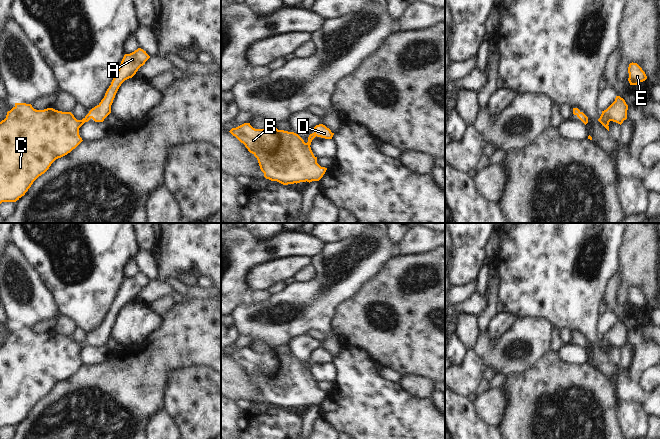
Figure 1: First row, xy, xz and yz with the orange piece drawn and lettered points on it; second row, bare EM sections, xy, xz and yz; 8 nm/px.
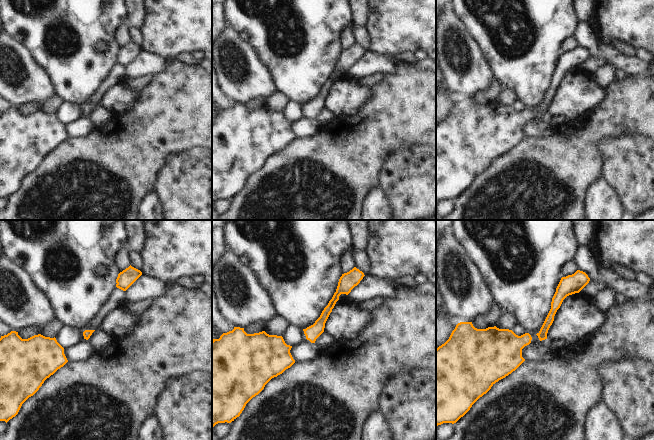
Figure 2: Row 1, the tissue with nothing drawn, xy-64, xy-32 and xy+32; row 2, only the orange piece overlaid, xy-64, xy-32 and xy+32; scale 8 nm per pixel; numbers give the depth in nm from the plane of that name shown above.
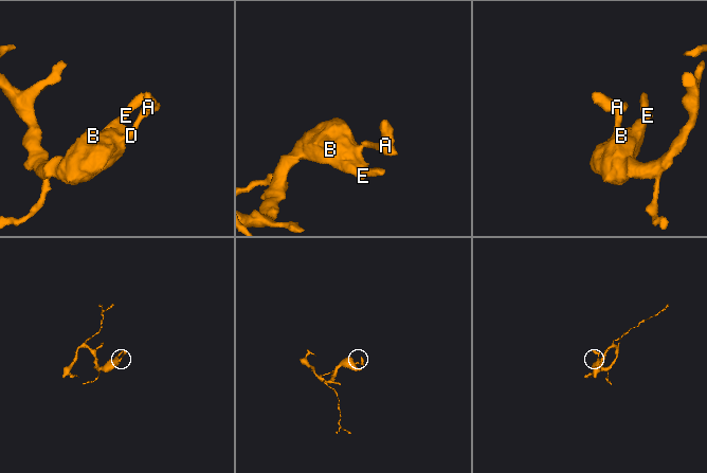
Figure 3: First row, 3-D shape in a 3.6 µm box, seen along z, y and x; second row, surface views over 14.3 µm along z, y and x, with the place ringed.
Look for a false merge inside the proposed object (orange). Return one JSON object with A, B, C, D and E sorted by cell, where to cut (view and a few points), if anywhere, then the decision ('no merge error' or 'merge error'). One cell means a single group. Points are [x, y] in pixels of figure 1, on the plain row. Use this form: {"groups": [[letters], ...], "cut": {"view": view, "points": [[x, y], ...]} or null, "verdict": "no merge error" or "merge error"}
{"groups": [["A", "B", "C", "D", "E"]], "cut": null, "verdict": "no merge error"}

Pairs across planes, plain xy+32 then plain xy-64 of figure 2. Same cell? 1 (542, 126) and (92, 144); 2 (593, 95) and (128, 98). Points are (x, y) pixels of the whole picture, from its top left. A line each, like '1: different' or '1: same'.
1: different
2: same

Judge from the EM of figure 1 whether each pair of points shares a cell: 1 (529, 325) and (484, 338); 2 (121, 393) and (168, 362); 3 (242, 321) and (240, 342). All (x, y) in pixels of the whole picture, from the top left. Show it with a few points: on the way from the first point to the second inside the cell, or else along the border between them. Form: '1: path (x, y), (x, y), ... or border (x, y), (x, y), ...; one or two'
1: path (518, 336), (509, 343), (495, 343); one
2: path (133, 381), (152, 362), (156, 362); one
3: border (239, 334), (245, 334), (249, 338), (249, 346); two

